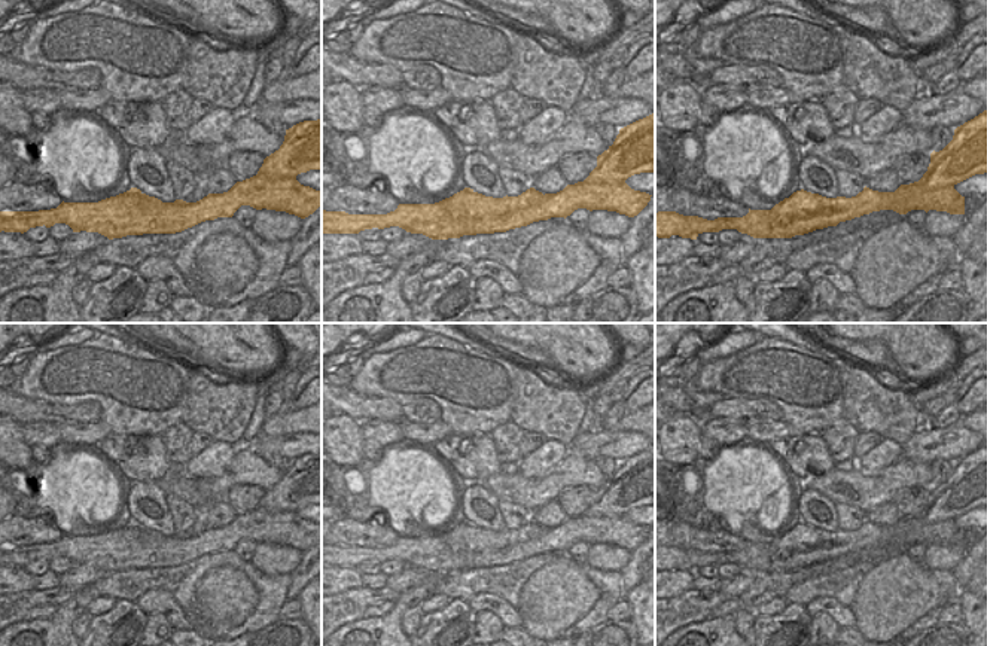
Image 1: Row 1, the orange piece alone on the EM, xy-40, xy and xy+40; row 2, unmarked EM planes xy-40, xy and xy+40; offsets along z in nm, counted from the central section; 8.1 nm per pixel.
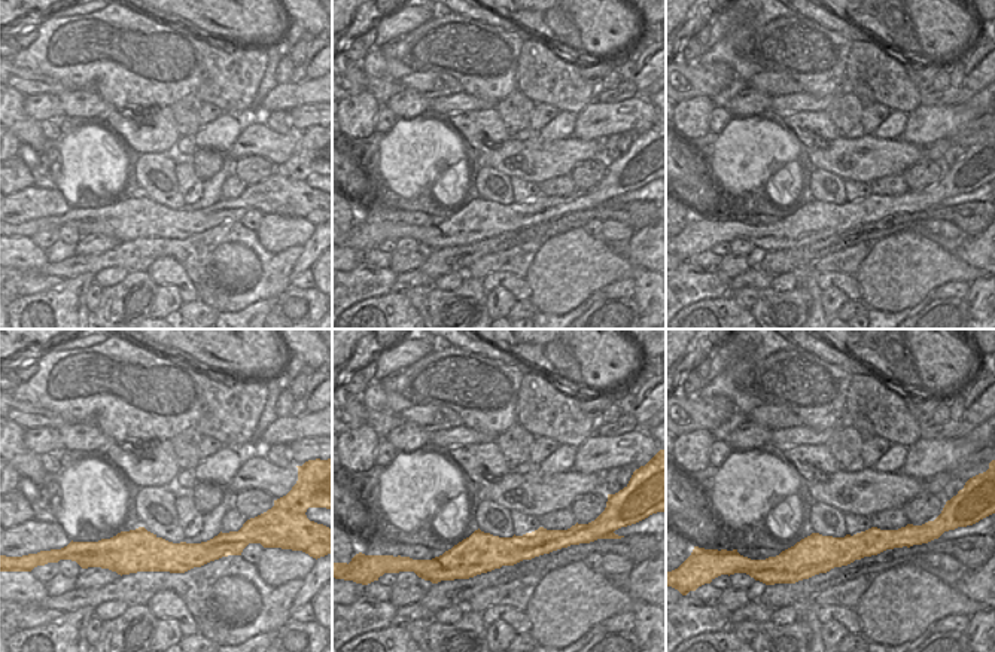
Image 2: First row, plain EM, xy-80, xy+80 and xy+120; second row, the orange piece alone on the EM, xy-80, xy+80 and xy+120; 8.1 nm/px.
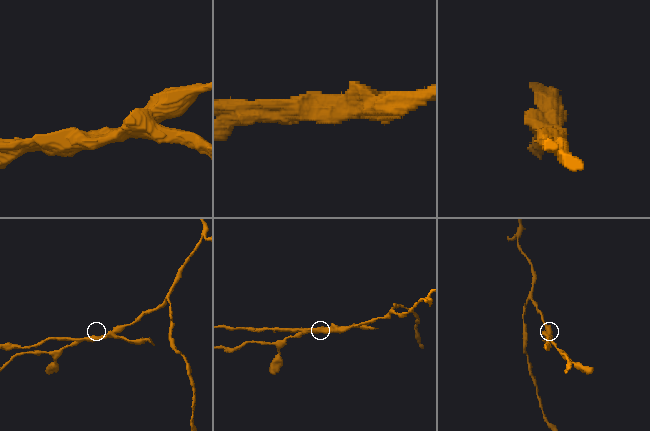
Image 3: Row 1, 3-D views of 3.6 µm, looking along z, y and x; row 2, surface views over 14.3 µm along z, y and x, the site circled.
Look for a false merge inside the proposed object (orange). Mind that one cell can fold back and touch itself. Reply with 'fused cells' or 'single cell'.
fused cells

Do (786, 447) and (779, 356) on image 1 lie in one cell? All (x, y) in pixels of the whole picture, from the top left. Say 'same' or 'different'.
different

